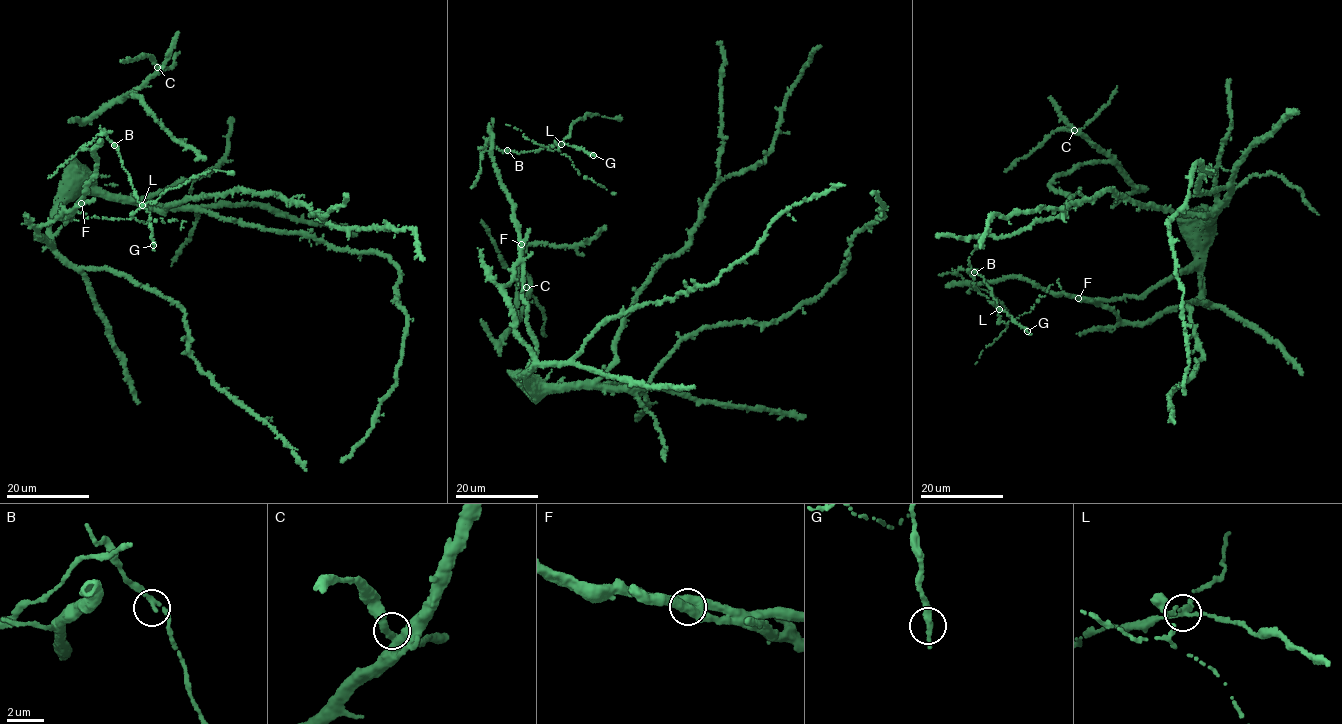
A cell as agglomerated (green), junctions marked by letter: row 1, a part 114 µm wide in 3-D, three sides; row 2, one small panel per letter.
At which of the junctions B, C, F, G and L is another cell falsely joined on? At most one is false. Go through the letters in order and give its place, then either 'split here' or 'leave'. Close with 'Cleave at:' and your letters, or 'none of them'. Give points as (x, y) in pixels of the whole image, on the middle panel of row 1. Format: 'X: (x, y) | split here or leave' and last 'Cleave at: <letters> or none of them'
B: (507, 150) | leave
C: (526, 287) | leave
F: (521, 244) | leave
G: (593, 155) | leave
L: (561, 144) | split here
Cleave at: L

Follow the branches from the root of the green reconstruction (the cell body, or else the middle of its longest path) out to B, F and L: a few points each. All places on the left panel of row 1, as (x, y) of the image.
B: (125, 199), (79, 191), (63, 206), (71, 217), (65, 222), (95, 173), (94, 138), (102, 131), (114, 145)
F: (125, 199), (79, 191), (63, 206), (62, 210), (71, 217), (66, 218), (65, 222), (65, 217), (81, 203)
L: (125, 199), (79, 191), (63, 206), (71, 217), (65, 222), (94, 178), (92, 142), (102, 131), (142, 206)

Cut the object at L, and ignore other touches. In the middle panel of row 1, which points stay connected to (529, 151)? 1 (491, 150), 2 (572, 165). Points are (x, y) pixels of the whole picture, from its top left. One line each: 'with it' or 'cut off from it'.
1: with it
2: cut off from it

